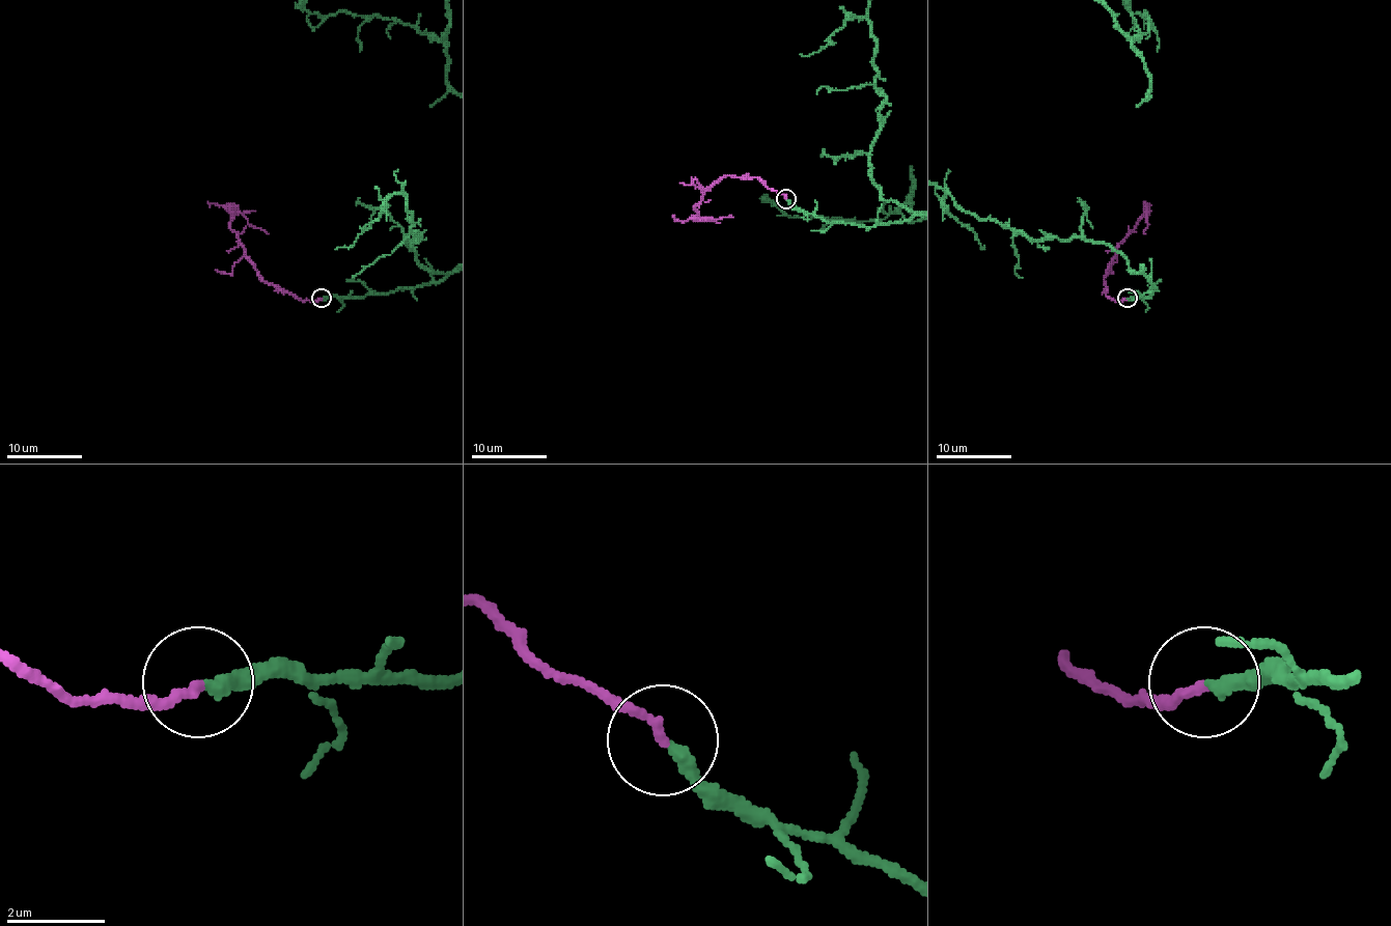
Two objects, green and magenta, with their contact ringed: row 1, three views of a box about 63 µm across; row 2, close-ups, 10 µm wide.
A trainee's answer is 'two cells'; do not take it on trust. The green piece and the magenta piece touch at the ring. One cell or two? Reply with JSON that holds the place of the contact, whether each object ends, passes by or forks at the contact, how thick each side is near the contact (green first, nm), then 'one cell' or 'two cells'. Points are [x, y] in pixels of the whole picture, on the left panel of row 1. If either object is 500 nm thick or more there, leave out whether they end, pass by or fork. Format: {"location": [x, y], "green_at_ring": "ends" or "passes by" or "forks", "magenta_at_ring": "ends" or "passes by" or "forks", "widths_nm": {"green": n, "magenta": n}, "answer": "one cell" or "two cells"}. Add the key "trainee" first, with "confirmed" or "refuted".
{"trainee": "refuted", "location": [322, 298], "green_at_ring": "ends", "magenta_at_ring": "ends", "widths_nm": {"green": 280, "magenta": 190}, "answer": "one cell"}

